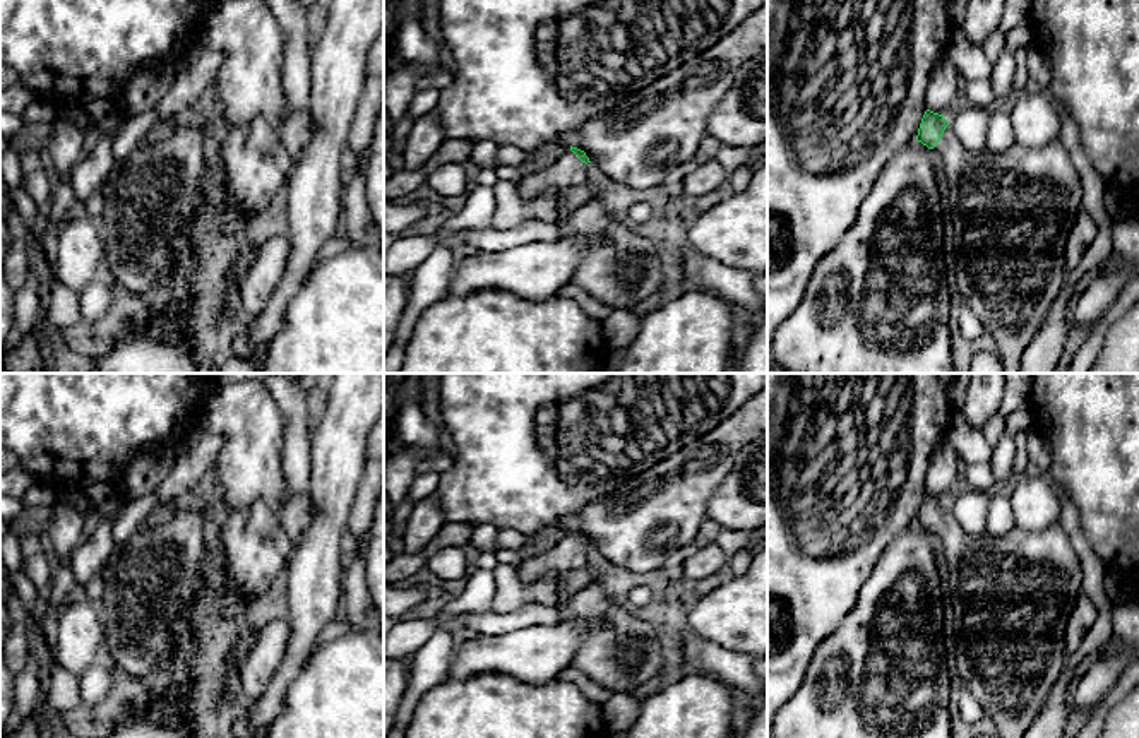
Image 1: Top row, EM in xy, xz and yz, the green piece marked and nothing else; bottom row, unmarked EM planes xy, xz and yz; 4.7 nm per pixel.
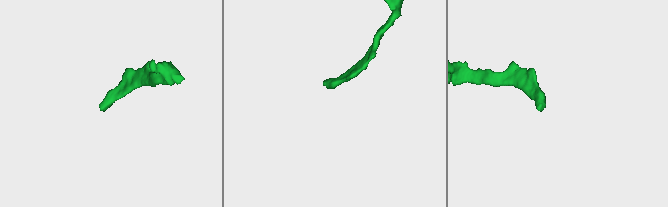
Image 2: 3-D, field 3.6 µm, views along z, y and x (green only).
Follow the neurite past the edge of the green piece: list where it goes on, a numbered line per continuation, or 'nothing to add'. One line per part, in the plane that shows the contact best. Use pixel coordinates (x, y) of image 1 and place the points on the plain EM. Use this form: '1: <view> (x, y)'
1: yz (1009, 598)

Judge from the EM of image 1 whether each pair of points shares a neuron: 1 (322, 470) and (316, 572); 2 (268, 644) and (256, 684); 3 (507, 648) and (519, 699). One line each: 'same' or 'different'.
1: same
2: same
3: different

